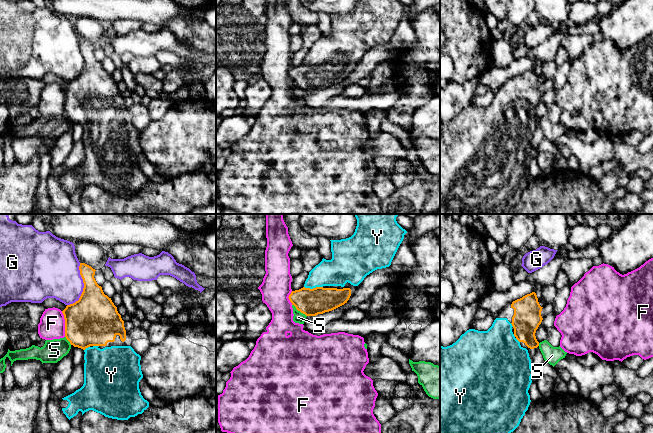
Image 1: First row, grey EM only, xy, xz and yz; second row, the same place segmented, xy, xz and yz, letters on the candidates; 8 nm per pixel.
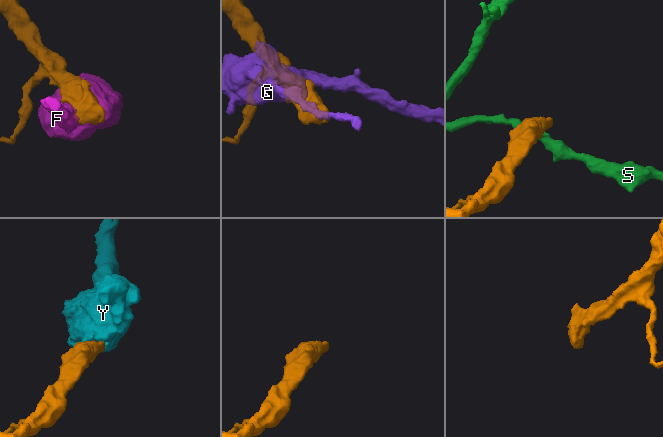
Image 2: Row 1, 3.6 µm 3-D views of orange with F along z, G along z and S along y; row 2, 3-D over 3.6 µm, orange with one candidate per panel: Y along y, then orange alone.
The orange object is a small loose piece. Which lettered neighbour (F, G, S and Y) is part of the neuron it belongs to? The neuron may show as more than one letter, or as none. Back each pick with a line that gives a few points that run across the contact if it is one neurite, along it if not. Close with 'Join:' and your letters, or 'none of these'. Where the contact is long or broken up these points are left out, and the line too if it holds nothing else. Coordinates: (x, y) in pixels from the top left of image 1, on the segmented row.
Y: Line: xz (311, 302), (313, 288), (328, 273), (338, 271)
Join: Y

